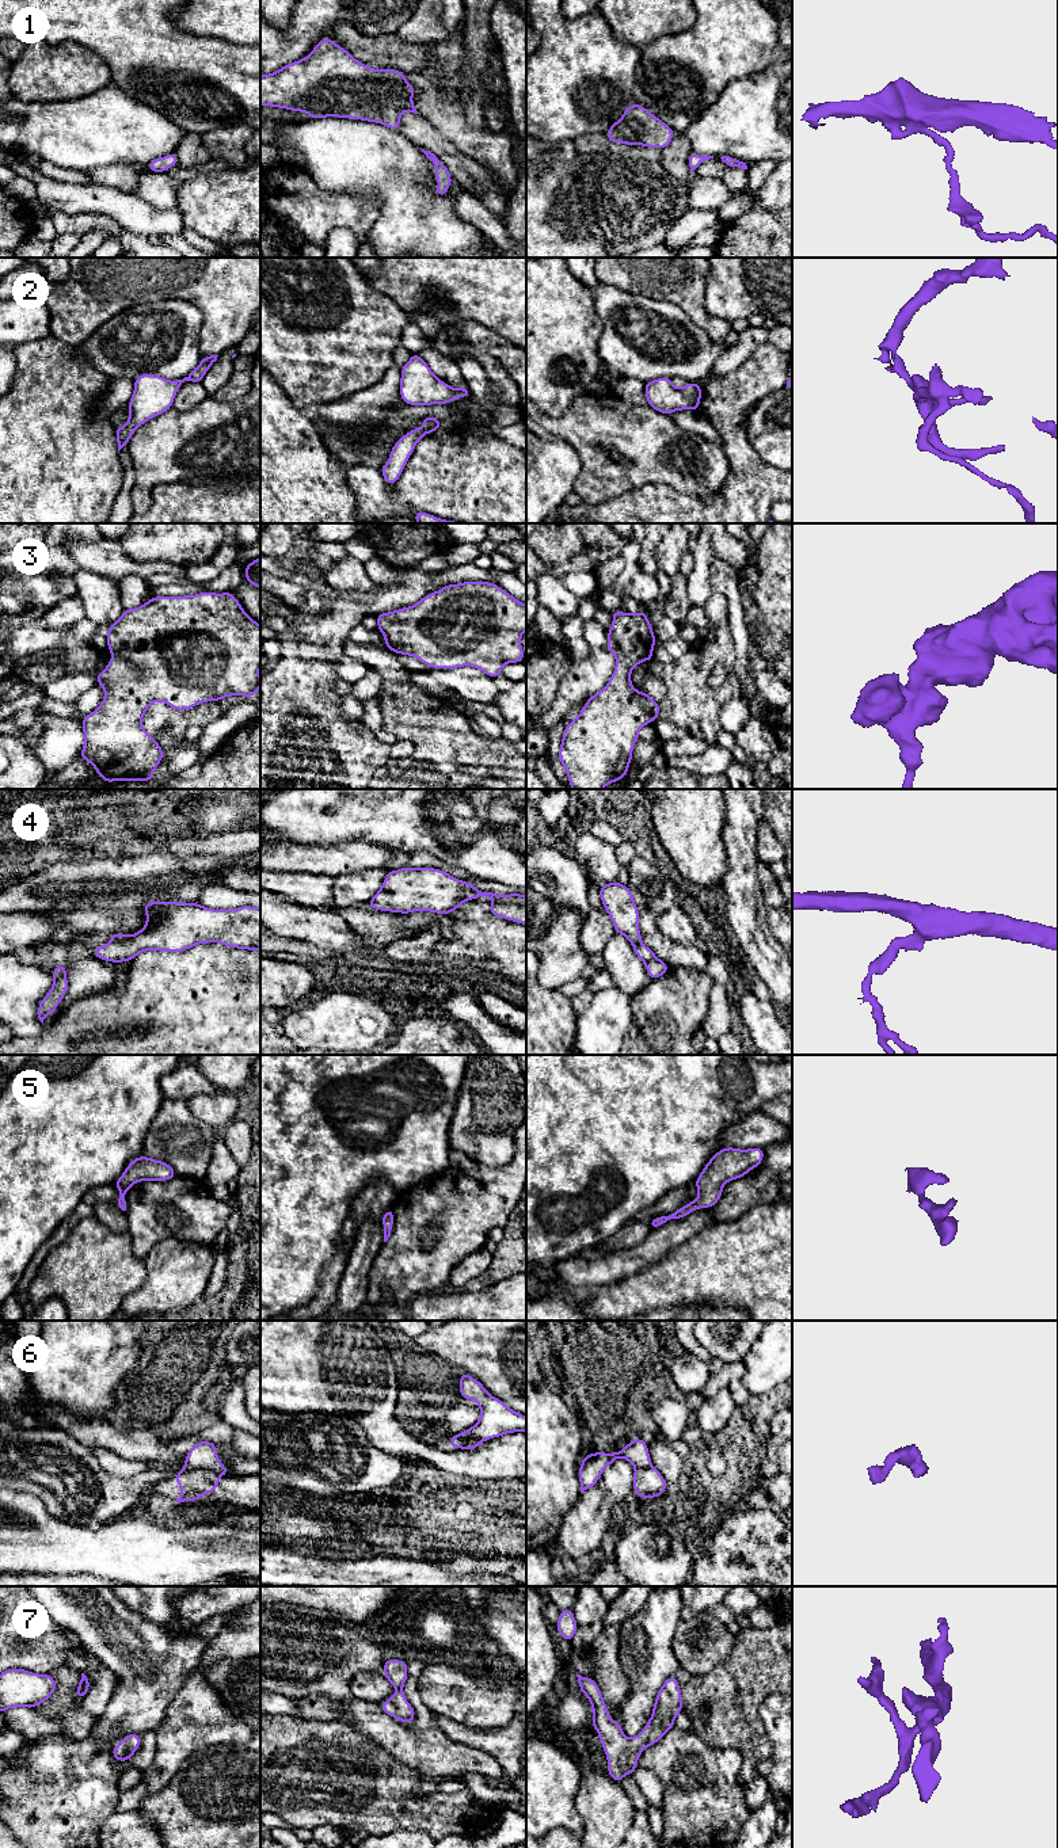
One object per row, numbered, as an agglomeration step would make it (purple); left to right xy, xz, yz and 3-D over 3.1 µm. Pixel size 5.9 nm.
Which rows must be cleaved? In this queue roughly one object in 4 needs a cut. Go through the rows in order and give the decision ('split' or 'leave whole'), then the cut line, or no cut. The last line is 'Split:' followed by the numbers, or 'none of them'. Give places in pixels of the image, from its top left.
1: leave whole; cut none
2: leave whole; cut none
3: leave whole; cut none
4: leave whole; cut none
5: leave whole; cut none
6: split; cut xy (183, 1469), (210, 1469), (223, 1474)
7: leave whole; cut none
Split: 6

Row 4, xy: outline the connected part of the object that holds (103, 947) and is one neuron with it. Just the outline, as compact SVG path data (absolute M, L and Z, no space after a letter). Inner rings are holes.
M149 902L145 926L132 934L114 933L110 942L94 948L94 956L113 963L130 961L145 950L183 952L198 944L218 942L225 946L260 950L260 907L241 906L231 910L213 910L199 903Z

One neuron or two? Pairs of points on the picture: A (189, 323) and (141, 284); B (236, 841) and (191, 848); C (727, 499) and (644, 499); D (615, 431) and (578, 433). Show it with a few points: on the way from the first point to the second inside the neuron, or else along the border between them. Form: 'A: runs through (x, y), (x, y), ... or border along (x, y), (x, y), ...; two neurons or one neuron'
A: border along (193, 303), (166, 298), (130, 308); two neurons
B: runs through (225, 844), (202, 846); one neuron
C: runs through (707, 507), (665, 507); one neuron
D: runs through (605, 431), (588, 431); one neuron

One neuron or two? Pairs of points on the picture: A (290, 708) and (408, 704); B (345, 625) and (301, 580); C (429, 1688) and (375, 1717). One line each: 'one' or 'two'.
A: two
B: two
C: two

